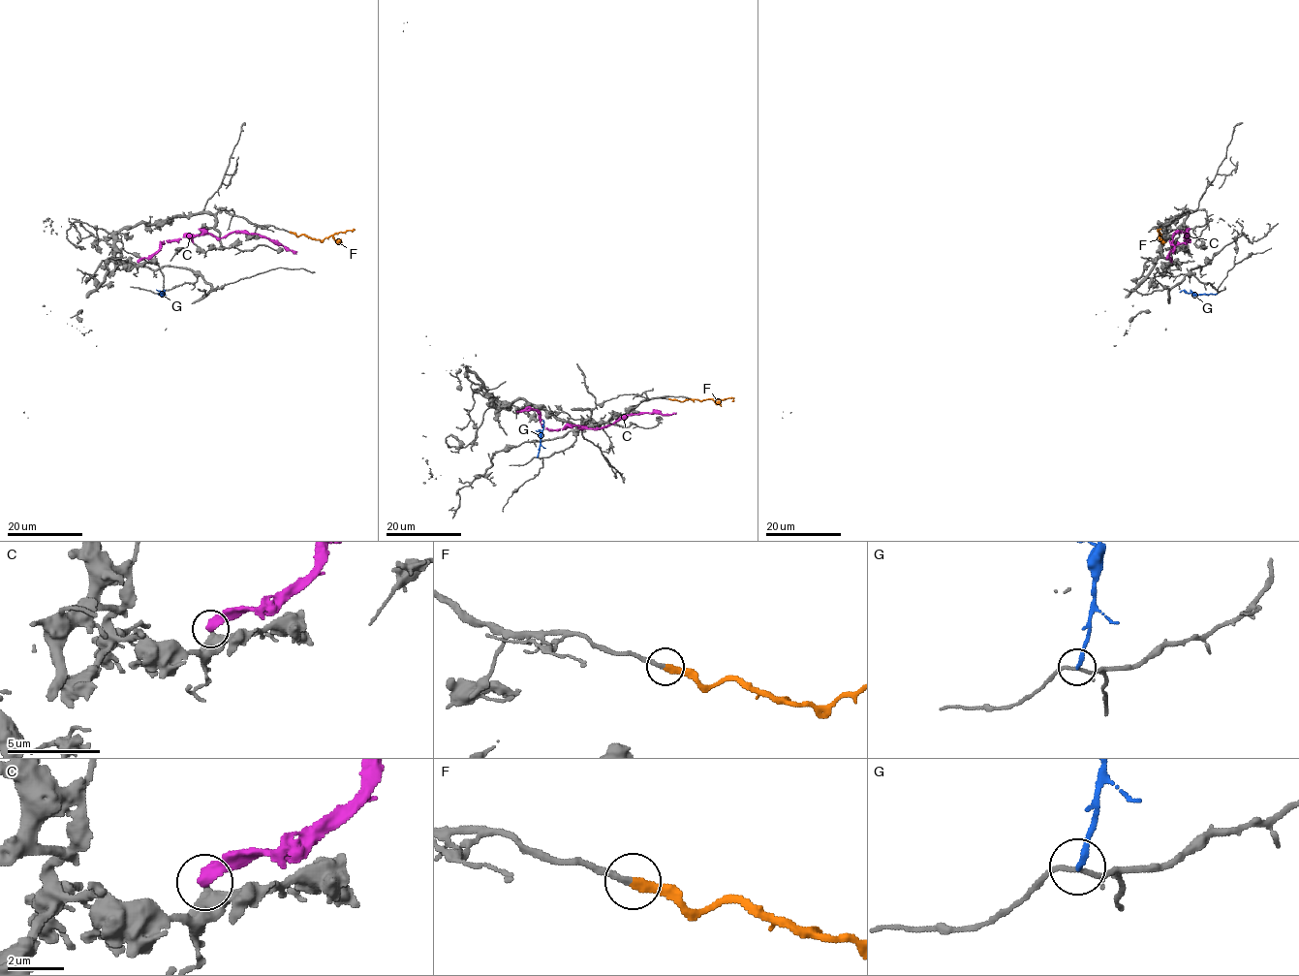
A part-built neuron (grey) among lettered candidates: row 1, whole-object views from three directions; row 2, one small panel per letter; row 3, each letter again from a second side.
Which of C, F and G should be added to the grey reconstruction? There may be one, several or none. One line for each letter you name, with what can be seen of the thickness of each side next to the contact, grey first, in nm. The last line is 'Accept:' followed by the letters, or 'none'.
F: Thickness 240 nm (grey) against 320 nm
Accept: F

